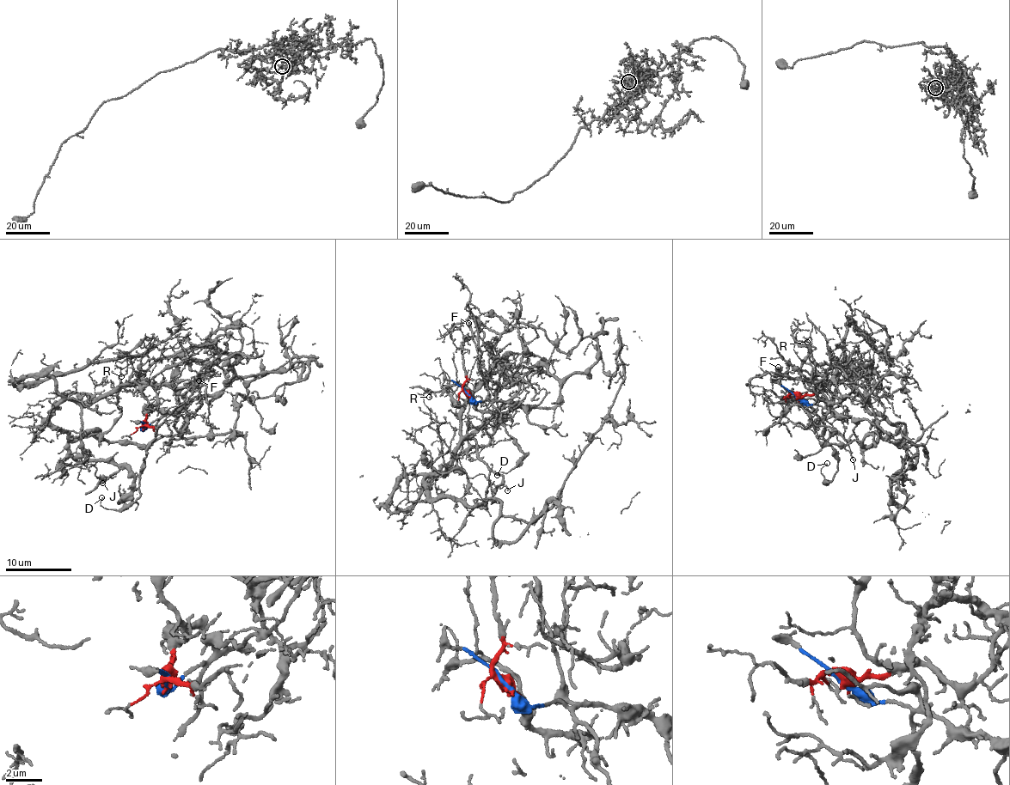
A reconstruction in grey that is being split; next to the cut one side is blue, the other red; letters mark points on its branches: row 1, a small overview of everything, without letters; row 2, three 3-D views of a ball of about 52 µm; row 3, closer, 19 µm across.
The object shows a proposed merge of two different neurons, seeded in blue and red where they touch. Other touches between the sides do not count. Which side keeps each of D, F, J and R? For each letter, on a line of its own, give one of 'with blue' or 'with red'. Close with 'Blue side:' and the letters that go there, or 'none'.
D: with blue
F: with blue
J: with red
R: with red
Blue side: D, F

